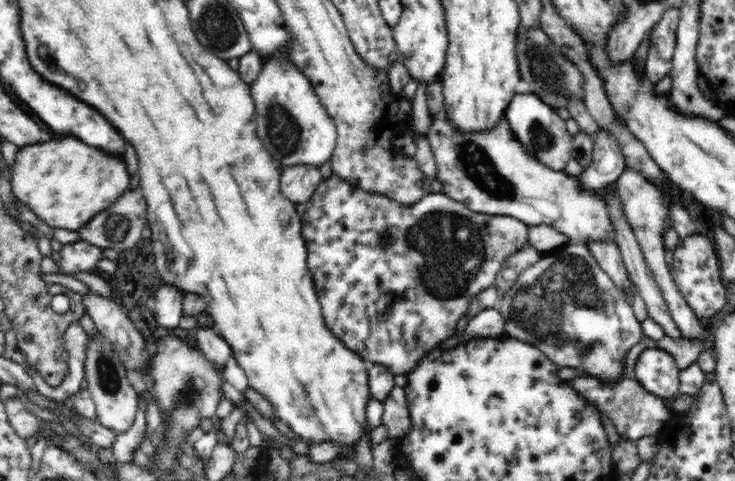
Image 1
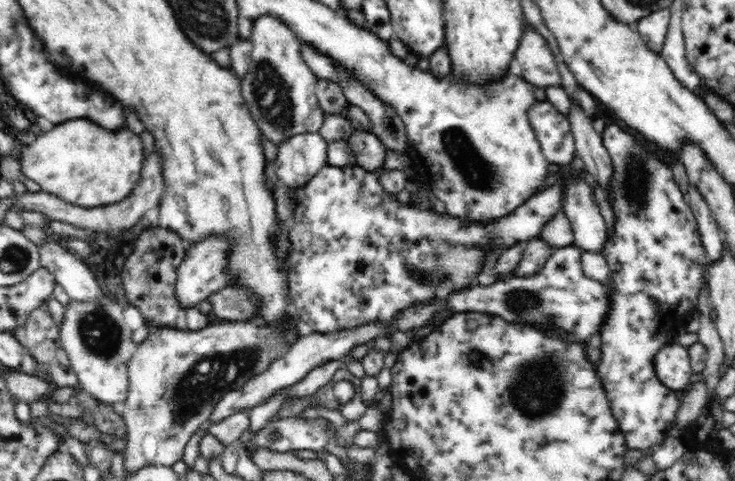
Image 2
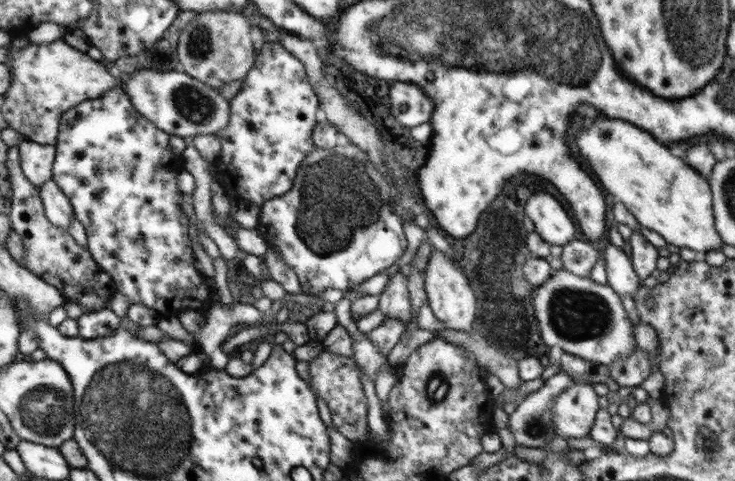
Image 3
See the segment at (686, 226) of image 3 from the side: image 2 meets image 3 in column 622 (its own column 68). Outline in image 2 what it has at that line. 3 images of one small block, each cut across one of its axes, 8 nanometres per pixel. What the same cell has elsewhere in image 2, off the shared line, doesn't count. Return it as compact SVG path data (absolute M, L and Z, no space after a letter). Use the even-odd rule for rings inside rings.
M68 120L50 132L40 132L34 142L18 147L21 172L41 190L64 202L96 208L124 200L142 174L144 149L141 139L130 130L114 134L91 120Z

